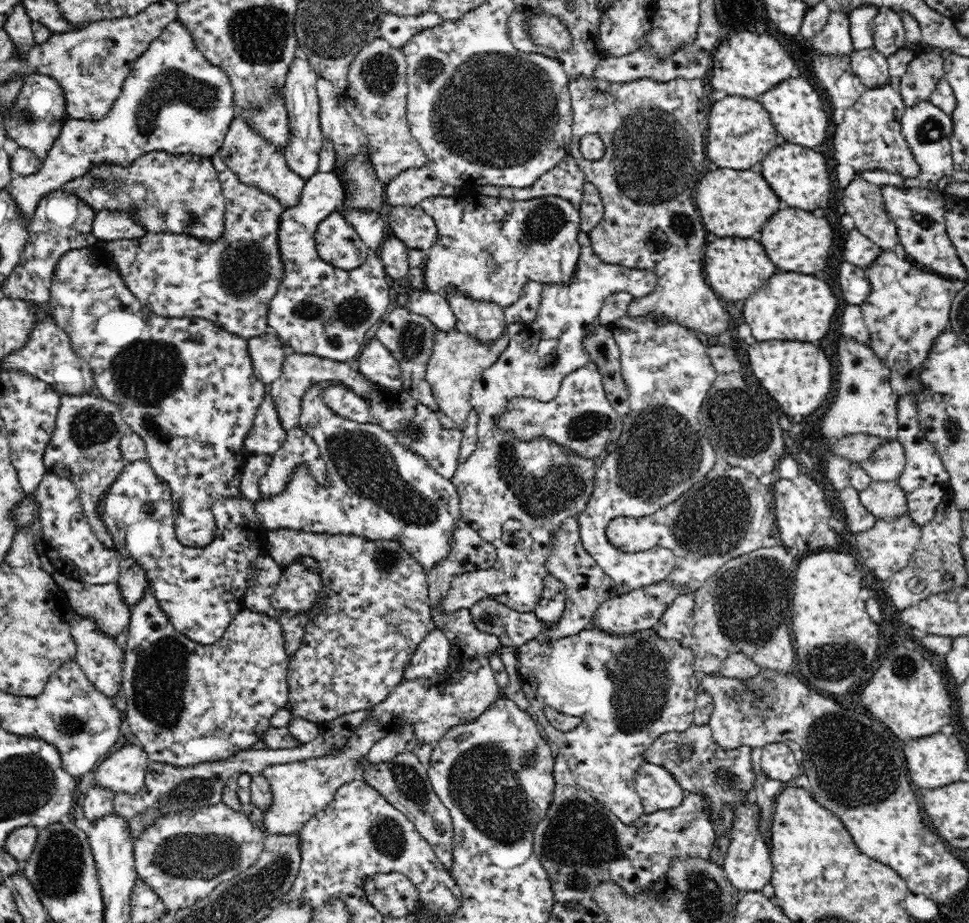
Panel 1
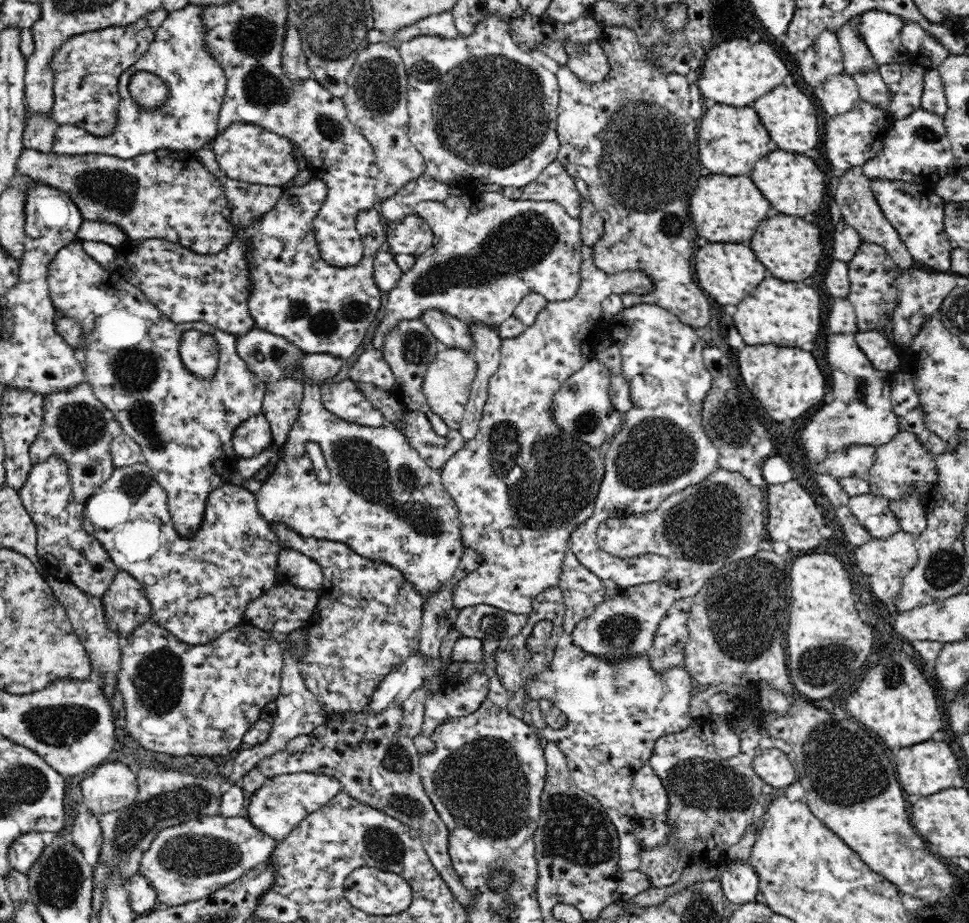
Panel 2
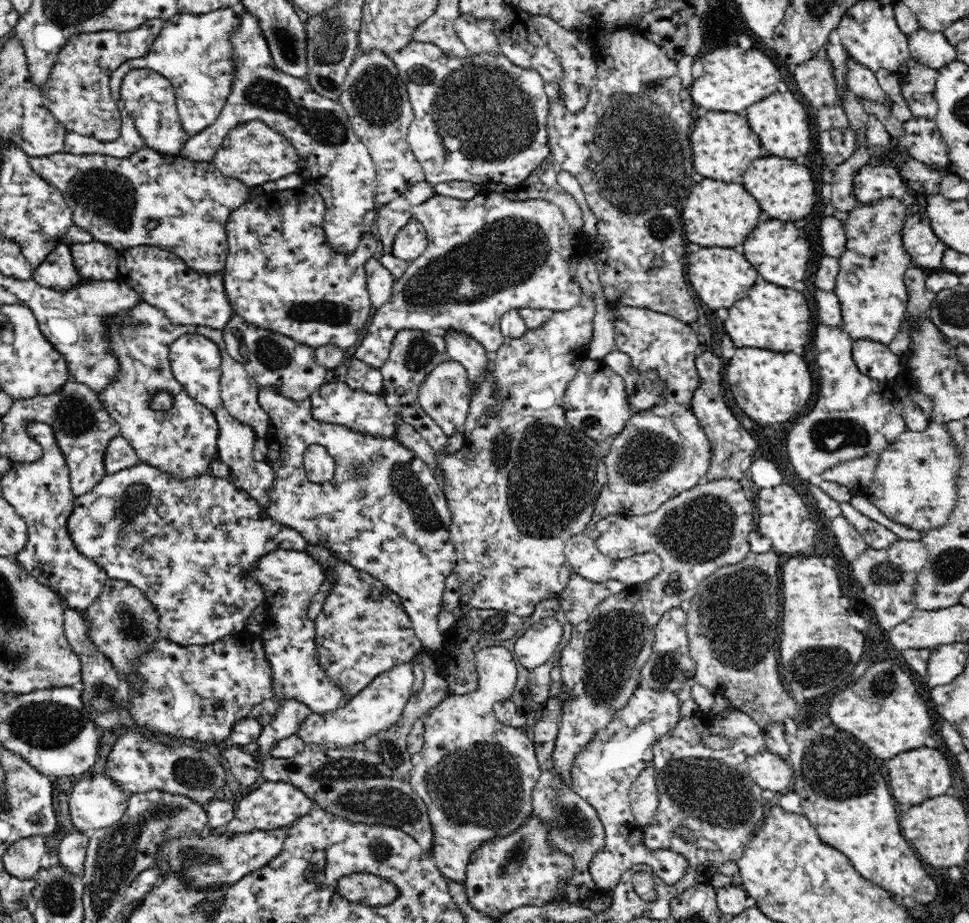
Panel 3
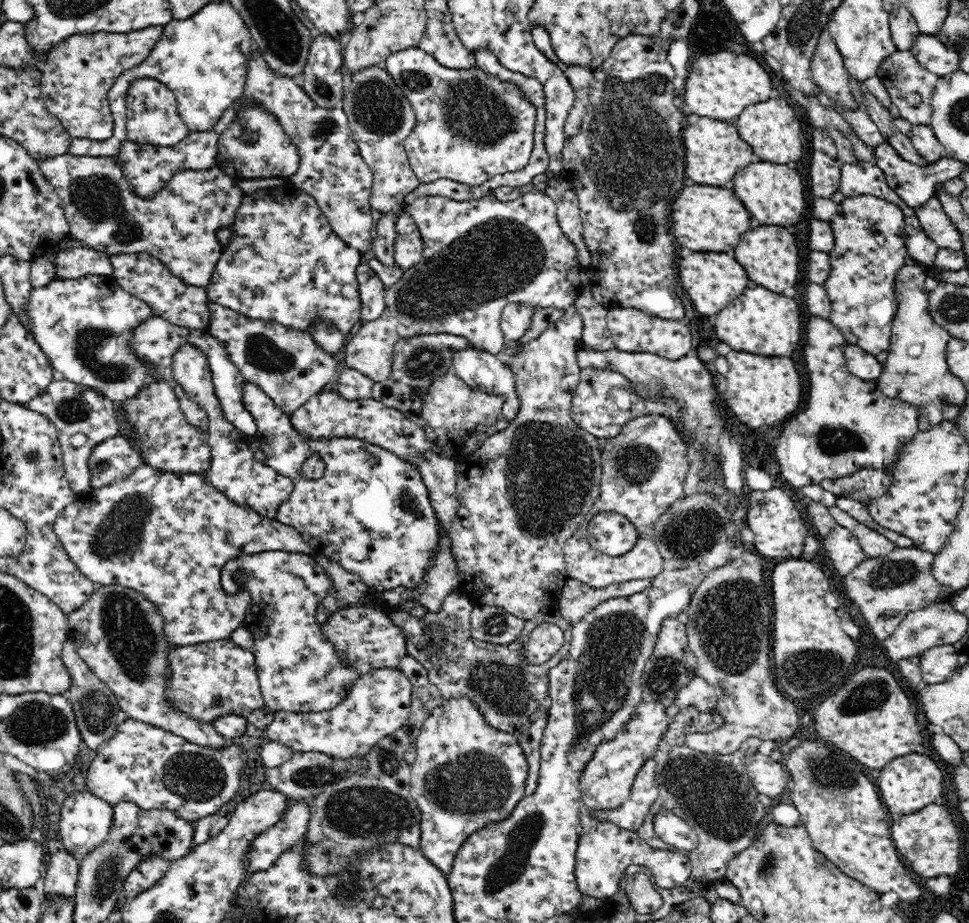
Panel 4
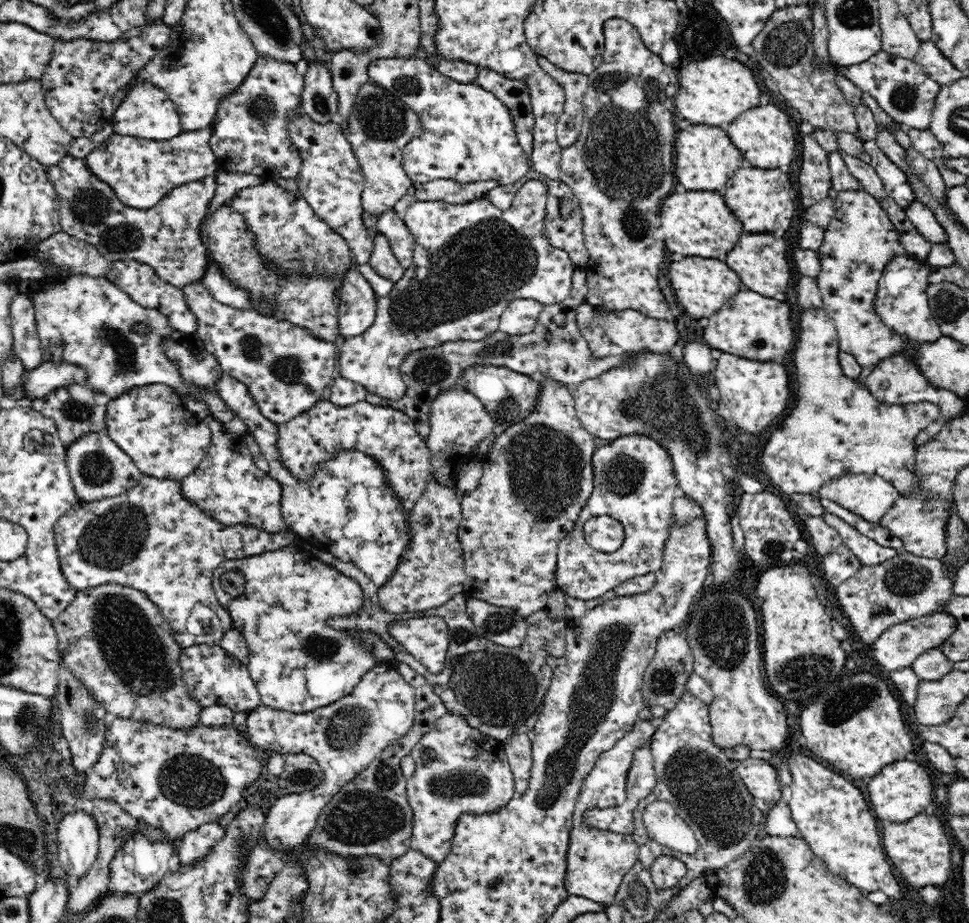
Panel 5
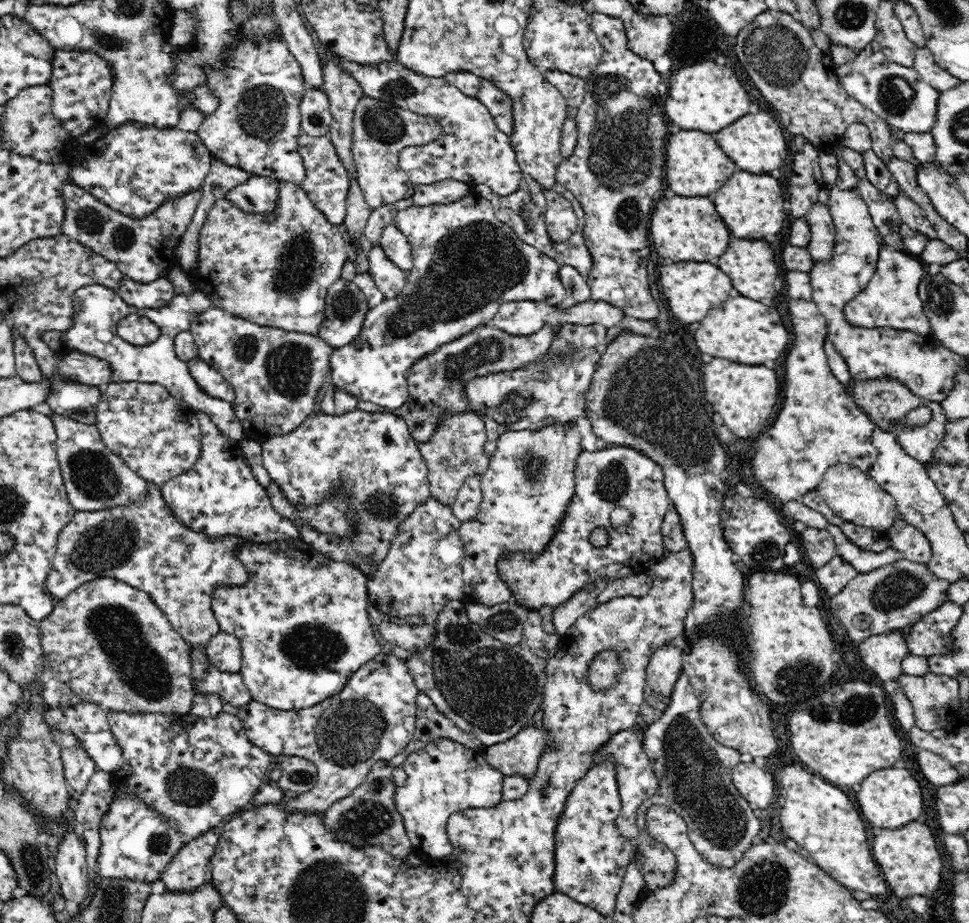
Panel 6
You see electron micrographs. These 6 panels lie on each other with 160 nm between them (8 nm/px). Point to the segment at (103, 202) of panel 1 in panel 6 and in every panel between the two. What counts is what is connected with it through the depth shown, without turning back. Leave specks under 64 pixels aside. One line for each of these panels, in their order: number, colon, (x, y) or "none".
2: (170, 195)
3: (151, 198)
4: (179, 224)
5: (168, 236)
6: (145, 248)

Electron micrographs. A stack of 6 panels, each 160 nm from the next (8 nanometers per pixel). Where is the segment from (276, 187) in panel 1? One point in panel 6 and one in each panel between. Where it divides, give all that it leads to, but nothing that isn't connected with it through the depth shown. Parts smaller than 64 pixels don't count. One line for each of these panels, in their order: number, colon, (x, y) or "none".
2: (246, 152)
3: (253, 153)
4: (254, 146)
5: (251, 135)
6: (255, 127)

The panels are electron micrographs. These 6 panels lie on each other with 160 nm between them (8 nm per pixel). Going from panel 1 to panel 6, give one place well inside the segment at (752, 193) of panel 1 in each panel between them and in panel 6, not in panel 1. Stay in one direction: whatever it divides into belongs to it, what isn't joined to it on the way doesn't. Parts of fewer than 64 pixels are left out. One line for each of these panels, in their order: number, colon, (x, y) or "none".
2: (724, 208)
3: (717, 213)
4: (705, 218)
5: (695, 223)
6: (684, 229)

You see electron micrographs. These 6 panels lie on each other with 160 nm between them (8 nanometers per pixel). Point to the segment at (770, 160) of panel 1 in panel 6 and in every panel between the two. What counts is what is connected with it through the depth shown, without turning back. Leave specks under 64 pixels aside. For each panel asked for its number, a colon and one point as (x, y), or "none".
2: (795, 186)
3: (786, 191)
4: (775, 194)
5: (763, 200)
6: (750, 203)

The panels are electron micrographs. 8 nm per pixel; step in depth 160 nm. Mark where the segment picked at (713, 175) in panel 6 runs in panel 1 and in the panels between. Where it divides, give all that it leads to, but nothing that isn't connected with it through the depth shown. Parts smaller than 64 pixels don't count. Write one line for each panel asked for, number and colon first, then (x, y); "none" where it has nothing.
1: (741, 133)
2: (731, 140)
3: (724, 145)
4: (715, 152)
5: (706, 158)

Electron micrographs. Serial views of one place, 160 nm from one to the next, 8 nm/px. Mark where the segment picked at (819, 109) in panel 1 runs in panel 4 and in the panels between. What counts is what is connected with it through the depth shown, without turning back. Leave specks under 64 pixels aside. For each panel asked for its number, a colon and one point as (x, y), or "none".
2: (791, 118)
3: (781, 122)
4: (771, 127)

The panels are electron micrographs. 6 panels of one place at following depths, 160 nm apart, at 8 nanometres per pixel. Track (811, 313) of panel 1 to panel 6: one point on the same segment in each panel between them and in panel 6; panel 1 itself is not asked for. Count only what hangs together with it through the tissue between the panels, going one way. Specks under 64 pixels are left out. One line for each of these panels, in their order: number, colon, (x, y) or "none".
2: (790, 311)
3: (767, 317)
4: (759, 320)
5: (750, 324)
6: (743, 329)

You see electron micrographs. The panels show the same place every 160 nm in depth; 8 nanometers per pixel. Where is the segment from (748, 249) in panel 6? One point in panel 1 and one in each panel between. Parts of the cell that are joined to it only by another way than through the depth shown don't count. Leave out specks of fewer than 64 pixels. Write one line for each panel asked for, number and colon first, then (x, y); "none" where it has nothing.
1: (797, 240)
2: (790, 248)
3: (779, 251)
4: (769, 254)
5: (760, 259)

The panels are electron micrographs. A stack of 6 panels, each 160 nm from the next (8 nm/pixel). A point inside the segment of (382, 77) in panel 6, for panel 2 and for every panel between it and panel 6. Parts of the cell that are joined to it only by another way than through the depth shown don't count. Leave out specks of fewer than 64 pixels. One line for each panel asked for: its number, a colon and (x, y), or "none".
2: (482, 110)
3: (481, 118)
4: (472, 125)
5: (470, 135)

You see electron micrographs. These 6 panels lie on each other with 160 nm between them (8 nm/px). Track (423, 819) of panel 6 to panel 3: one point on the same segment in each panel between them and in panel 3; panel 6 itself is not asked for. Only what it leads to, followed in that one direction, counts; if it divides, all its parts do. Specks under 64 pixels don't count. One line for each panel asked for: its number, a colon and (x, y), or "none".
3: (476, 776)
4: (467, 775)
5: (459, 770)

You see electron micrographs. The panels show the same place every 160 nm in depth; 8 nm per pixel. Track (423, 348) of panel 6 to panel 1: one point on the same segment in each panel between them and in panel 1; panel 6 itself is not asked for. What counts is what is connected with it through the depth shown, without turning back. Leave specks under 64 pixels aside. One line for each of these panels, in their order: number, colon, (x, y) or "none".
1: (487, 247)
2: (488, 252)
3: (487, 255)
4: (479, 255)
5: (471, 260)

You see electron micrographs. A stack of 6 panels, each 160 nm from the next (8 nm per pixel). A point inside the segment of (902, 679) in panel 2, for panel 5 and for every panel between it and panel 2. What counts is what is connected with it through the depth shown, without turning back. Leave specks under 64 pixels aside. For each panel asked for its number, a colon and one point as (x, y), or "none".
3: (883, 710)
4: (871, 718)
5: (857, 728)

